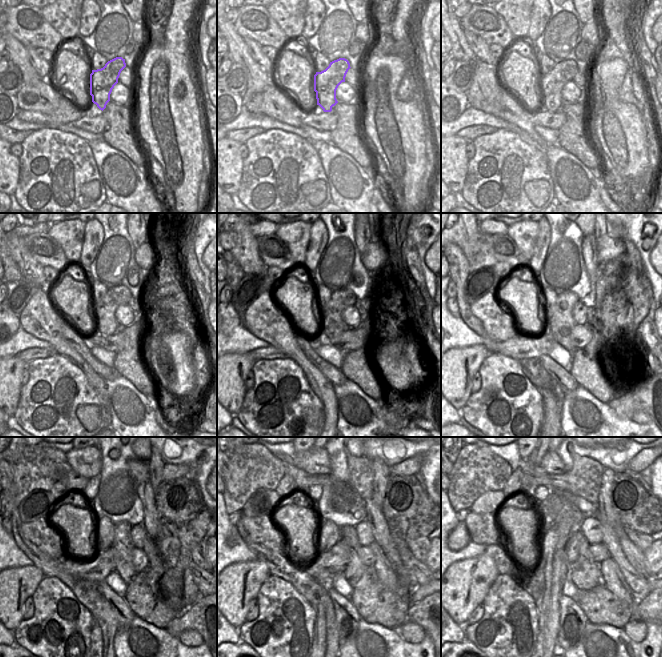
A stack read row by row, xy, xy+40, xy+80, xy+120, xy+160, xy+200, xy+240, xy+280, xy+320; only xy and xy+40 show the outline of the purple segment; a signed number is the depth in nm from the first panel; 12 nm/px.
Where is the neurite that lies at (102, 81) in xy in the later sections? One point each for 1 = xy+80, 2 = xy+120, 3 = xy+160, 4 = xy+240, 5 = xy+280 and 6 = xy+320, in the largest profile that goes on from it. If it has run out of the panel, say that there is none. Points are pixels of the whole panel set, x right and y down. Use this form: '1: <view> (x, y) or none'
1: xy+80 (551, 84)
2: xy+120 (105, 309)
3: xy+160 (331, 313)
4: xy+240 (122, 542)
5: xy+280 (365, 575)
6: xy+320 (588, 576)

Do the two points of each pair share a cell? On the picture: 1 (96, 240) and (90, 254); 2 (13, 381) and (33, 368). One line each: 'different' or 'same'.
1: same
2: different

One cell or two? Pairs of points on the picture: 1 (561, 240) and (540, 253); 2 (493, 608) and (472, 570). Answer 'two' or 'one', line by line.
1: two
2: two

